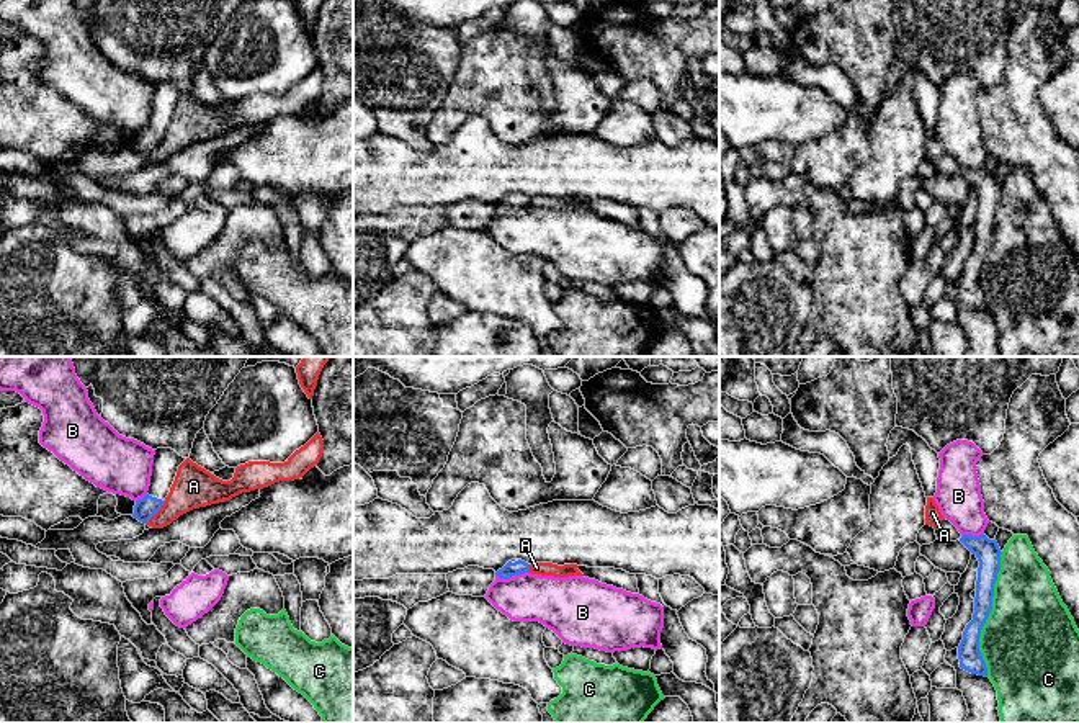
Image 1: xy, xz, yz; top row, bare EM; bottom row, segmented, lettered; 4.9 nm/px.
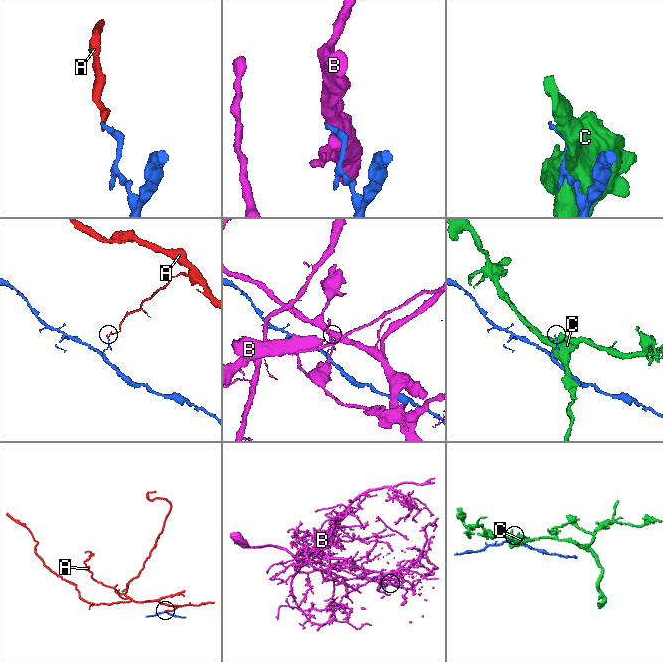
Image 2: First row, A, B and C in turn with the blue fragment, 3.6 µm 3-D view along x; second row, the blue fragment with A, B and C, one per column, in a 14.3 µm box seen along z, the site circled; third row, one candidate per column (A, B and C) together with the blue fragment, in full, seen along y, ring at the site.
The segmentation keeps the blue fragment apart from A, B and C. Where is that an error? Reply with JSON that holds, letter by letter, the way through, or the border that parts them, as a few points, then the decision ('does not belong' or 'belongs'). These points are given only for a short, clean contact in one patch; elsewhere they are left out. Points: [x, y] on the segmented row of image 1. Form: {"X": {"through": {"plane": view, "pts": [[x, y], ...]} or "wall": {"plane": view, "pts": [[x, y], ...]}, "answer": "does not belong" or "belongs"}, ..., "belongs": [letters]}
{"A": {"wall": {"plane": "xy", "pts": [[165, 501], [146, 524]]}, "answer": "does not belong"}, "B": {"answer": "does not belong"}, "C": {"answer": "does not belong"}, "belongs": []}

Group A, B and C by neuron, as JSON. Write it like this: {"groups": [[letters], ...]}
{"groups": [["A"], ["B"], ["C"]]}

